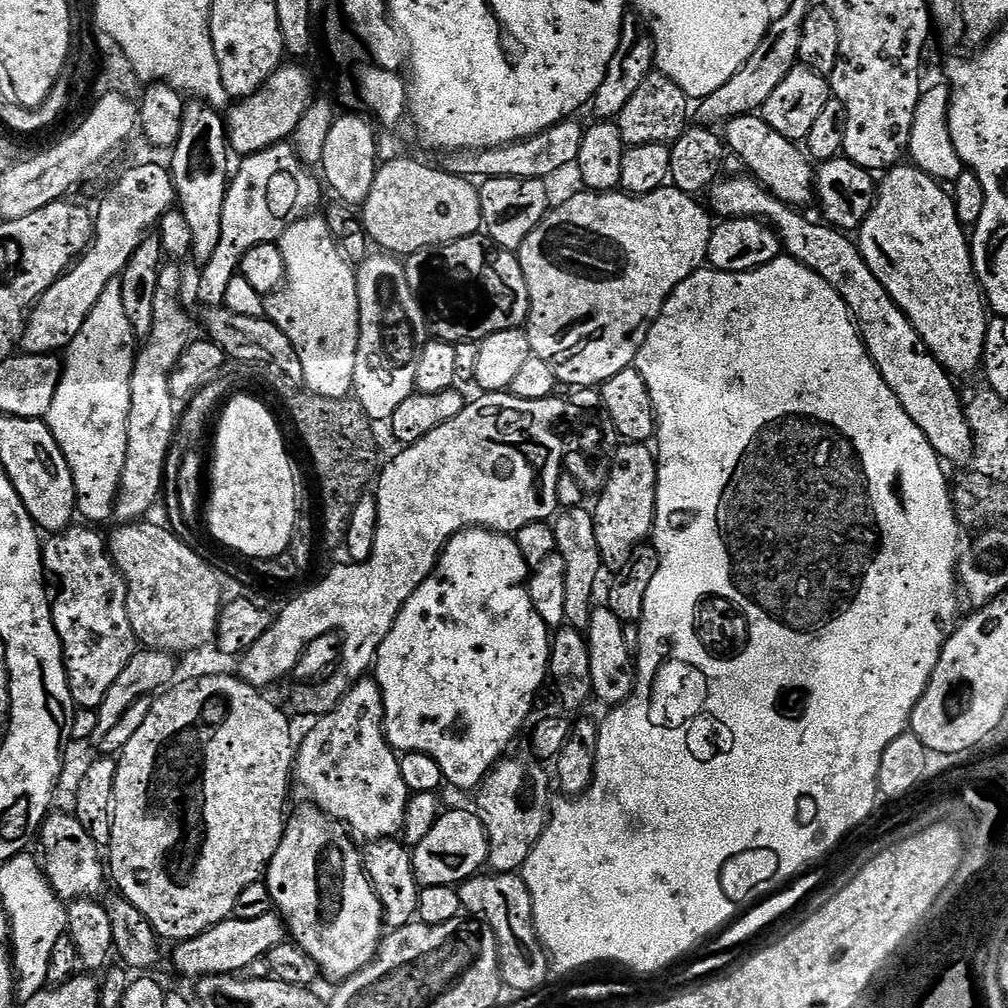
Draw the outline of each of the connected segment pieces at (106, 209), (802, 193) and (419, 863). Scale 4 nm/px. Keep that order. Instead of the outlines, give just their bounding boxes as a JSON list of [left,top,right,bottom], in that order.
[[19,164,178,354],[722,115,814,206],[411,808,488,888]]

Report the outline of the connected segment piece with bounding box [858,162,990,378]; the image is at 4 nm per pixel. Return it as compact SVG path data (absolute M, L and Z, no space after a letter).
M904 162L883 173L874 203L858 229L858 247L866 258L866 266L874 270L874 278L886 286L890 298L906 314L918 330L922 342L932 351L932 357L953 377L979 373L986 346L990 309L972 268L972 250L965 225L960 223L955 210L953 193L943 183L927 176L922 169Z

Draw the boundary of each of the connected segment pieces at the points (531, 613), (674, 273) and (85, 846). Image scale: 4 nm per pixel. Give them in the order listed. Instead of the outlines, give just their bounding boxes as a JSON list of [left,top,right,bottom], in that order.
[[374,528,552,789],[518,186,714,390],[38,811,106,902]]

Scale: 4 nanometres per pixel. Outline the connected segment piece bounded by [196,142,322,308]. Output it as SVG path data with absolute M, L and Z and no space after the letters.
M291 143L275 144L261 152L255 152L253 156L243 157L239 161L240 169L235 169L231 177L226 202L222 206L222 238L218 247L214 249L214 258L210 258L207 264L201 267L200 282L196 292L203 307L221 307L226 296L226 286L230 286L230 280L238 275L234 258L245 256L249 250L259 244L276 244L283 232L294 222L303 220L304 217L313 215L320 204L320 188L322 180L316 176L311 167L301 160Z

